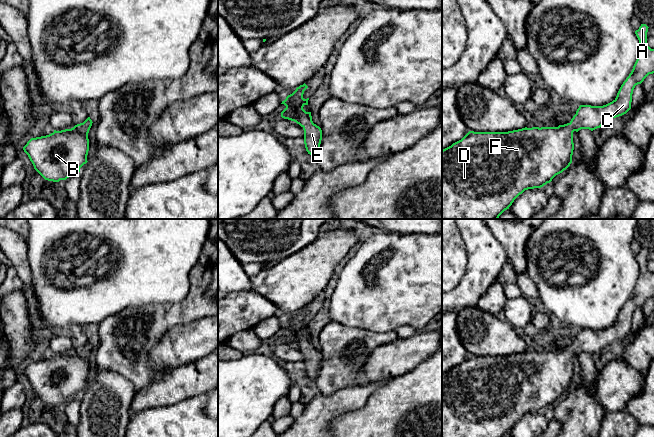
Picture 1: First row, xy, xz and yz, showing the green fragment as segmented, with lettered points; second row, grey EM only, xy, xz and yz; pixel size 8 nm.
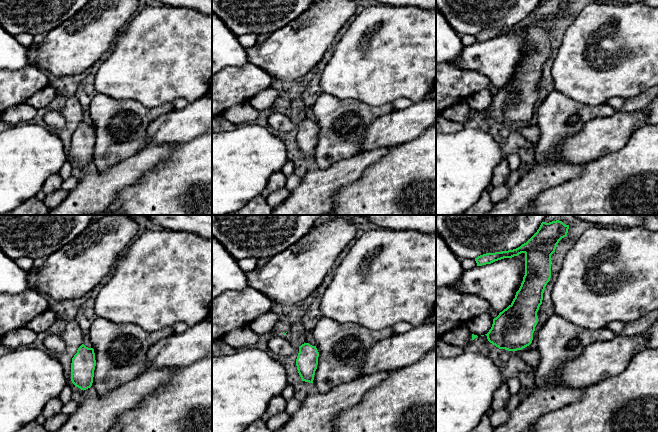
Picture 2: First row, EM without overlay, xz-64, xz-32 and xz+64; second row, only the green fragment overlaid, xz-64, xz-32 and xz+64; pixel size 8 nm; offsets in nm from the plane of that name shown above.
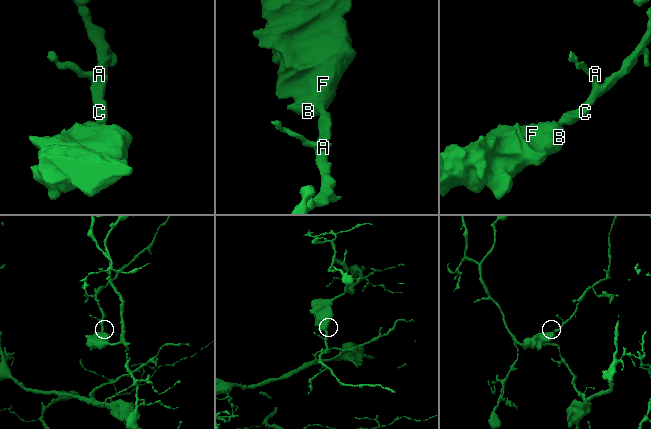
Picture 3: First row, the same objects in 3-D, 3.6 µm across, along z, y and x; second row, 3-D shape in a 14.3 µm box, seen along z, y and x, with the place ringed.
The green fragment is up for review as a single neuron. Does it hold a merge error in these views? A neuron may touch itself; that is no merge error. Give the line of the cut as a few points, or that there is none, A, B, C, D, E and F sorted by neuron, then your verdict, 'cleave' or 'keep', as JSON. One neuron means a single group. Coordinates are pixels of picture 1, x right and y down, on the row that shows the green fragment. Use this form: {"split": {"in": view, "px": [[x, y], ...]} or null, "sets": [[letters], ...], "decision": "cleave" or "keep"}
{"split": null, "sets": [["A", "B", "C", "D", "E", "F"]], "decision": "keep"}

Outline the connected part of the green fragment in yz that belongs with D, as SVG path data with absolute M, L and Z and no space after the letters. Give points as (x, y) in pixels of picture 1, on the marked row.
M641 24L635 31L640 45L639 56L612 102L603 106L580 105L571 121L558 127L525 127L508 132L469 131L461 140L443 149L442 219L498 219L525 190L541 188L566 170L572 163L573 132L581 129L593 131L613 118L626 114L631 109L635 86L641 84L649 74L654 73L654 49L651 49L647 43L648 28L646 24Z

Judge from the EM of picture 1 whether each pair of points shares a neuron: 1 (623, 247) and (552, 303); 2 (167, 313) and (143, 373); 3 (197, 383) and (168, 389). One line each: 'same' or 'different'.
1: same
2: same
3: same

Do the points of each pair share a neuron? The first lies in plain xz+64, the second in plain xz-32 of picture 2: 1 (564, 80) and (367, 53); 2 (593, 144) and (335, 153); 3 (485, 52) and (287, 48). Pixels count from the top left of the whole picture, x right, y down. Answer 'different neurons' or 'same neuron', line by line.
1: same neuron
2: different neurons
3: same neuron

